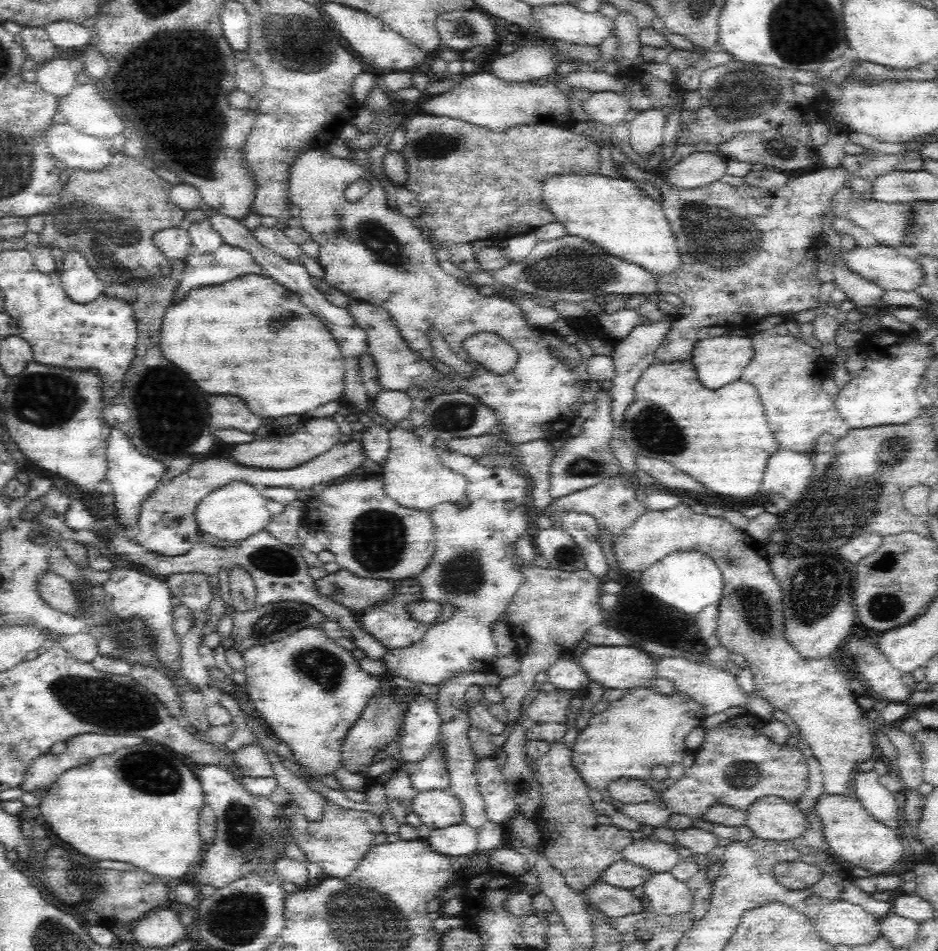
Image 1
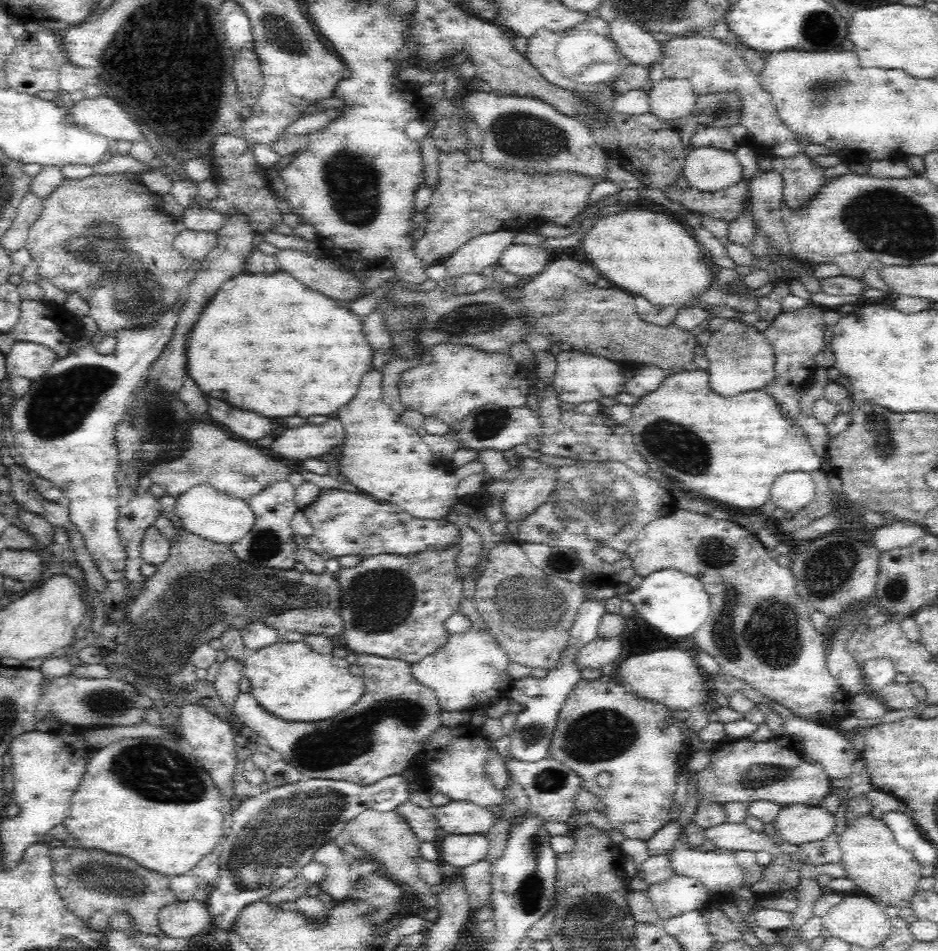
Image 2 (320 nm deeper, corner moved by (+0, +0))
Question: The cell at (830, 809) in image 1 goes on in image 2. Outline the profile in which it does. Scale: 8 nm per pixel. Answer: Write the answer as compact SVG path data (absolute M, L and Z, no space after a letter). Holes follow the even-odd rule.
M872 816L858 818L854 824L847 826L846 832L839 836L842 849L842 867L846 879L856 884L856 889L874 899L884 907L898 910L911 906L914 895L918 892L918 884L922 880L922 866L912 857L910 852L900 847L892 832L883 820Z

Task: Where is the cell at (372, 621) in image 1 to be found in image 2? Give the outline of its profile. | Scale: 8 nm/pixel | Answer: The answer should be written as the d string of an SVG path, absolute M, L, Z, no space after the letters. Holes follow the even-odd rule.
M456 538L448 546L433 546L432 544L426 550L416 552L416 554L374 554L374 556L364 557L358 564L352 567L341 568L336 574L336 579L338 579L338 585L340 585L342 592L338 615L342 619L342 640L344 640L344 646L346 646L347 650L357 655L376 655L380 656L380 658L400 659L410 665L423 661L424 657L439 651L451 636L445 627L445 622L450 615L459 612L458 604L463 598L463 579L457 573L457 554L460 554L460 549L461 540Z

